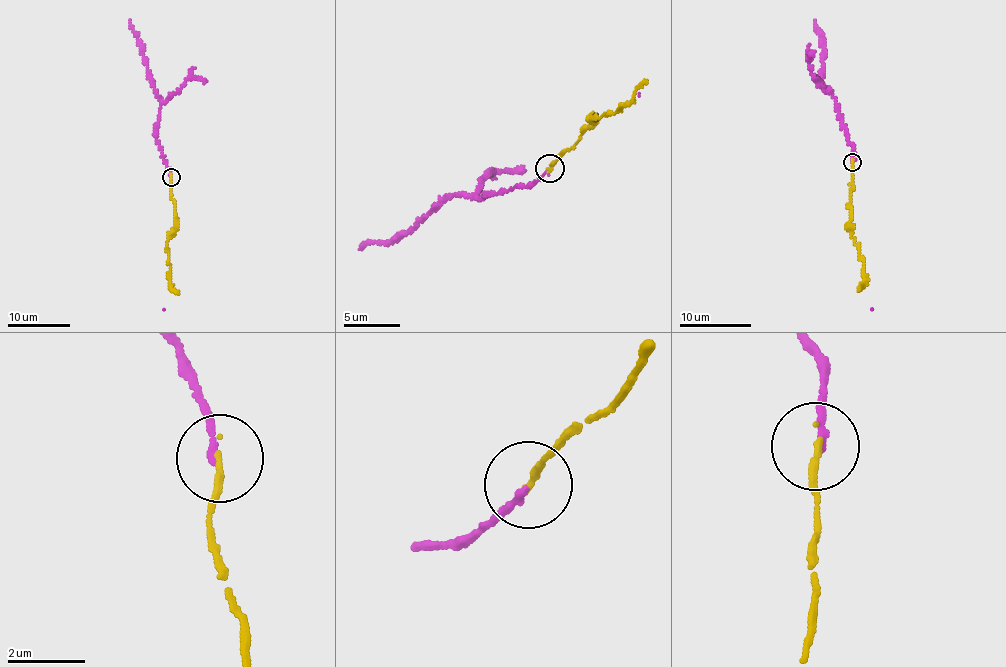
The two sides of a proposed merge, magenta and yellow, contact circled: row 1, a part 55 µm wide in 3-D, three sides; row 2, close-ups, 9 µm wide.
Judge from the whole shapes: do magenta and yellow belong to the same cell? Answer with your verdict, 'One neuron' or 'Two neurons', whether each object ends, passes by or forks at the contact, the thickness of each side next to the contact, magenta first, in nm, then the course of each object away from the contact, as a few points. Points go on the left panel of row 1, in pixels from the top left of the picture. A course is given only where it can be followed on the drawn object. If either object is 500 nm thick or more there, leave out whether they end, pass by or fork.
Two neurons. At the ring magenta ends. At the ring yellow ends. Thickness 190 nm (magenta) against 180 nm. Course of magenta: (171, 178), (155, 131), (161, 106), (143, 46), (129, 21). Course of yellow: (171, 177), (169, 191), (175, 203), (175, 232), (167, 240), (169, 282), (170, 288), (178, 292)

